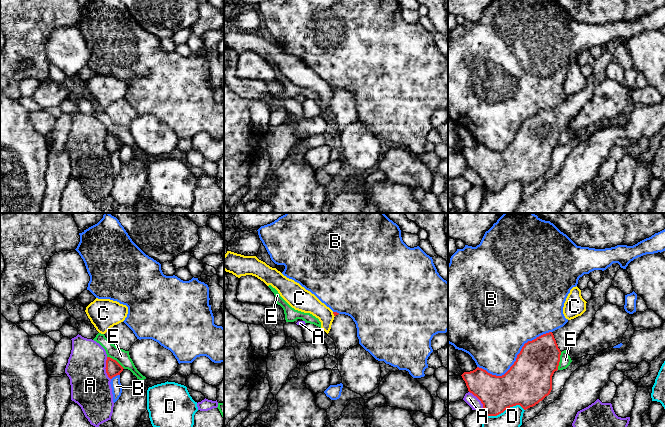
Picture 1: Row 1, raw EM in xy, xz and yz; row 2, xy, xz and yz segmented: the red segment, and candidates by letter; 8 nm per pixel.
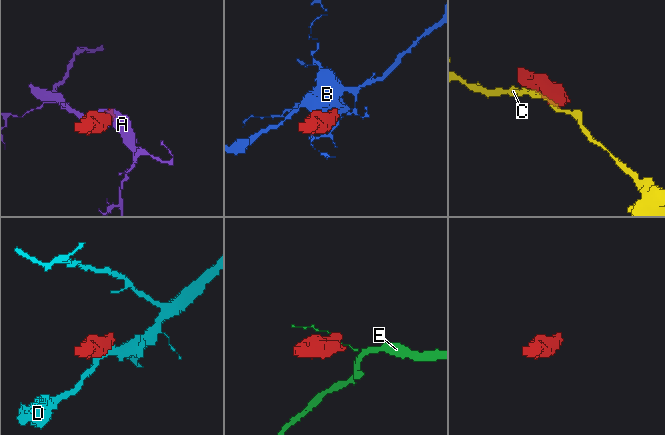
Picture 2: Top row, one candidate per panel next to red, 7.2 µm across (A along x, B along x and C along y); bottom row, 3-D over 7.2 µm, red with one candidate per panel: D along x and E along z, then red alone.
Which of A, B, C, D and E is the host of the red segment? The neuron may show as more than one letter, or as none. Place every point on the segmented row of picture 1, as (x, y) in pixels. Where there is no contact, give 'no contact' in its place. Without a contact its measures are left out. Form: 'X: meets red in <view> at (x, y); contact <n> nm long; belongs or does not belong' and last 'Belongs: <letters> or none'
A: meets red in xy at (105, 368); contact 190 nm long; does not belong
B: meets red in yz at (516, 359); contact 650 nm long; does not belong
C: meets red in xz at (333, 313); contact 40 nm long; does not belong
D: meets red in yz at (504, 410); contact 320 nm long; does not belong
E: meets red in yz at (559, 361); contact 150 nm long; does not belong
Belongs: none

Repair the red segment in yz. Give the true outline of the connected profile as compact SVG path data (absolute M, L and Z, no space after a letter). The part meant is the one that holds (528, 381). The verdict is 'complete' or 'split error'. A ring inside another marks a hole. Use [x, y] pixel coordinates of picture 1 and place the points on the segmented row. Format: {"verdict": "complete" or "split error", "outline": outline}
{"verdict": "split error", "outline": "M613 263L604 270L601 280L595 284L592 290L591 299L586 303L586 311L581 316L568 320L563 327L525 343L517 355L516 361L504 375L492 375L479 367L461 375L468 391L483 404L485 416L497 416L516 405L520 405L526 410L535 406L550 394L552 376L558 370L561 352L566 350L582 334L583 330L594 319L596 312L606 303L606 291L611 287L612 281L620 268L618 263Z"}

